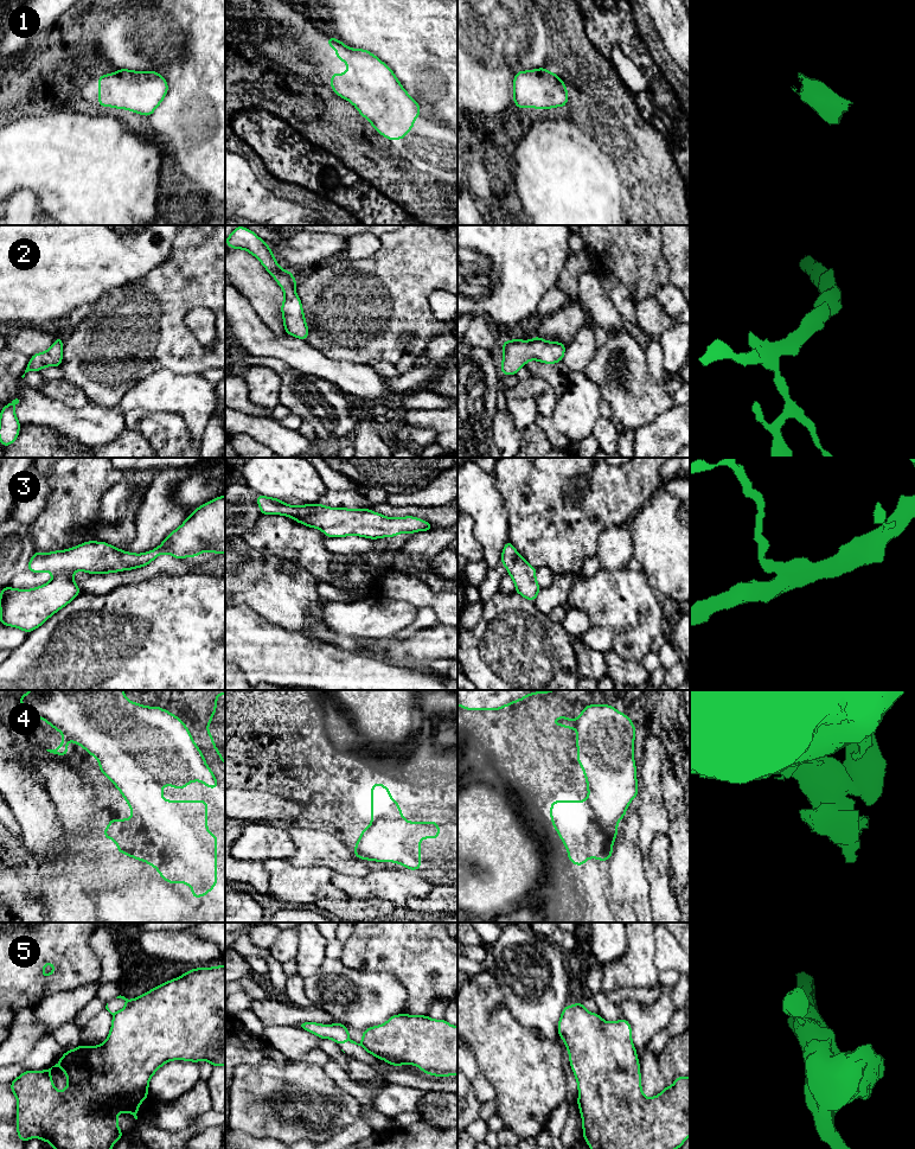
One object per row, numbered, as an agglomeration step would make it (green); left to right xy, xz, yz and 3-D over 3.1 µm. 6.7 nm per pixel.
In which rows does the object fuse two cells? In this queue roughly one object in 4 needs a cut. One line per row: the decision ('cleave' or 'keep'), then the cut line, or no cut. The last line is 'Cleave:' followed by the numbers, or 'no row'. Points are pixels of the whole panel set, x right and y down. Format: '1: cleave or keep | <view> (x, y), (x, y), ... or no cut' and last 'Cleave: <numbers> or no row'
1: keep | no cut
2: keep | no cut
3: keep | no cut
4: keep | no cut
5: cleave | xy (120, 1010), (113, 1015)
Cleave: 5

